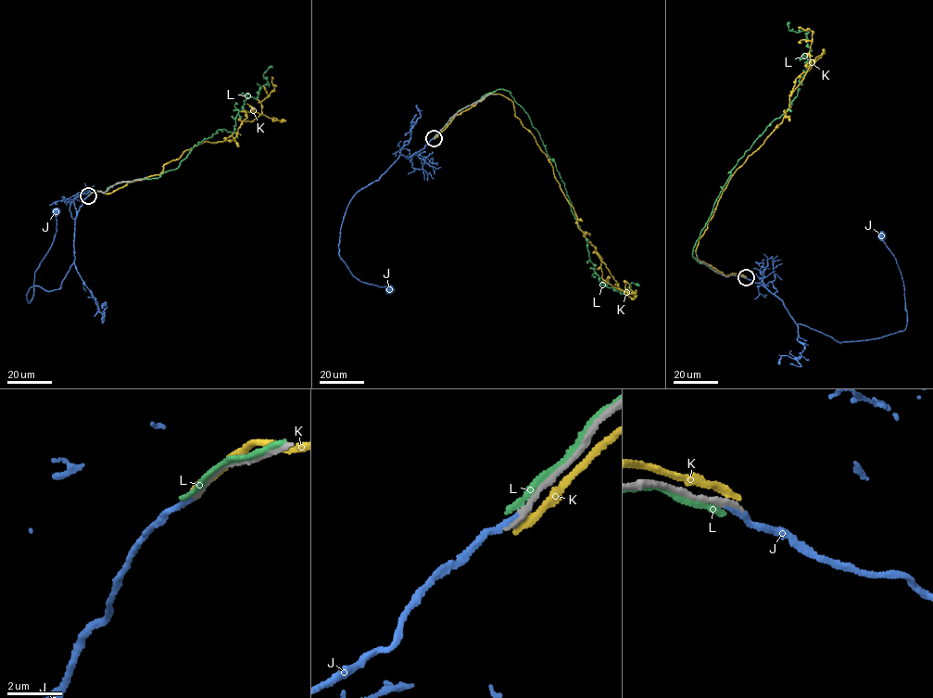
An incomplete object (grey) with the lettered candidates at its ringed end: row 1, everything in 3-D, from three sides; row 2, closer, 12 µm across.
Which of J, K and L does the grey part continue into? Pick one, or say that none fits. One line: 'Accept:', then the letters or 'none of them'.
Accept: J

